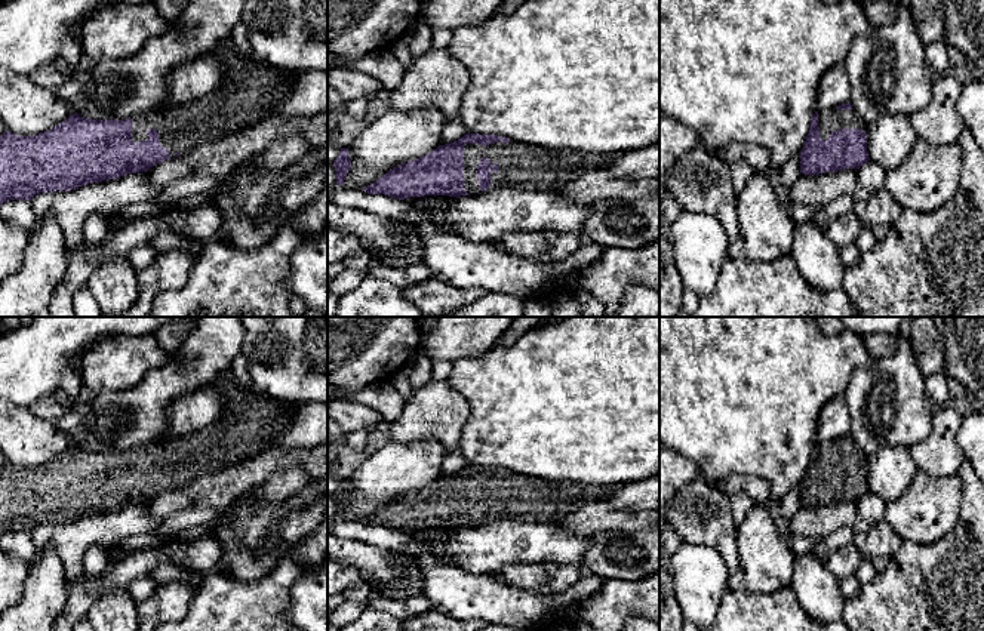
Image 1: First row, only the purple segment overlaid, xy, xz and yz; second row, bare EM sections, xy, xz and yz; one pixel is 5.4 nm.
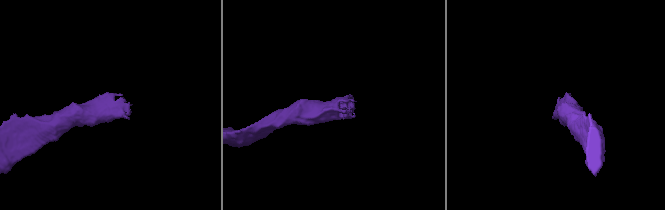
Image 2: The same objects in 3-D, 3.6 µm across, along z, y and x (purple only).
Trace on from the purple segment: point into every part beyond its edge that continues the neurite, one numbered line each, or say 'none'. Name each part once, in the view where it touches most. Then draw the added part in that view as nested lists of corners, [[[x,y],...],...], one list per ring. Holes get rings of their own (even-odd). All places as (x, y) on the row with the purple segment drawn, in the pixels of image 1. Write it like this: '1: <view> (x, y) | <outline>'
1: xz (523, 166) | [[[510,139],[508,144],[501,141],[489,144],[486,147],[480,144],[464,145],[464,190],[470,196],[477,193],[489,193],[502,188],[516,188],[520,191],[554,191],[563,182],[572,181],[576,175],[588,170],[594,170],[612,161],[618,154],[590,154],[578,150],[550,150],[533,144],[517,142]],[[486,157],[491,161],[491,167],[498,164],[498,172],[491,170],[491,187],[486,191],[479,188],[477,164]]]

